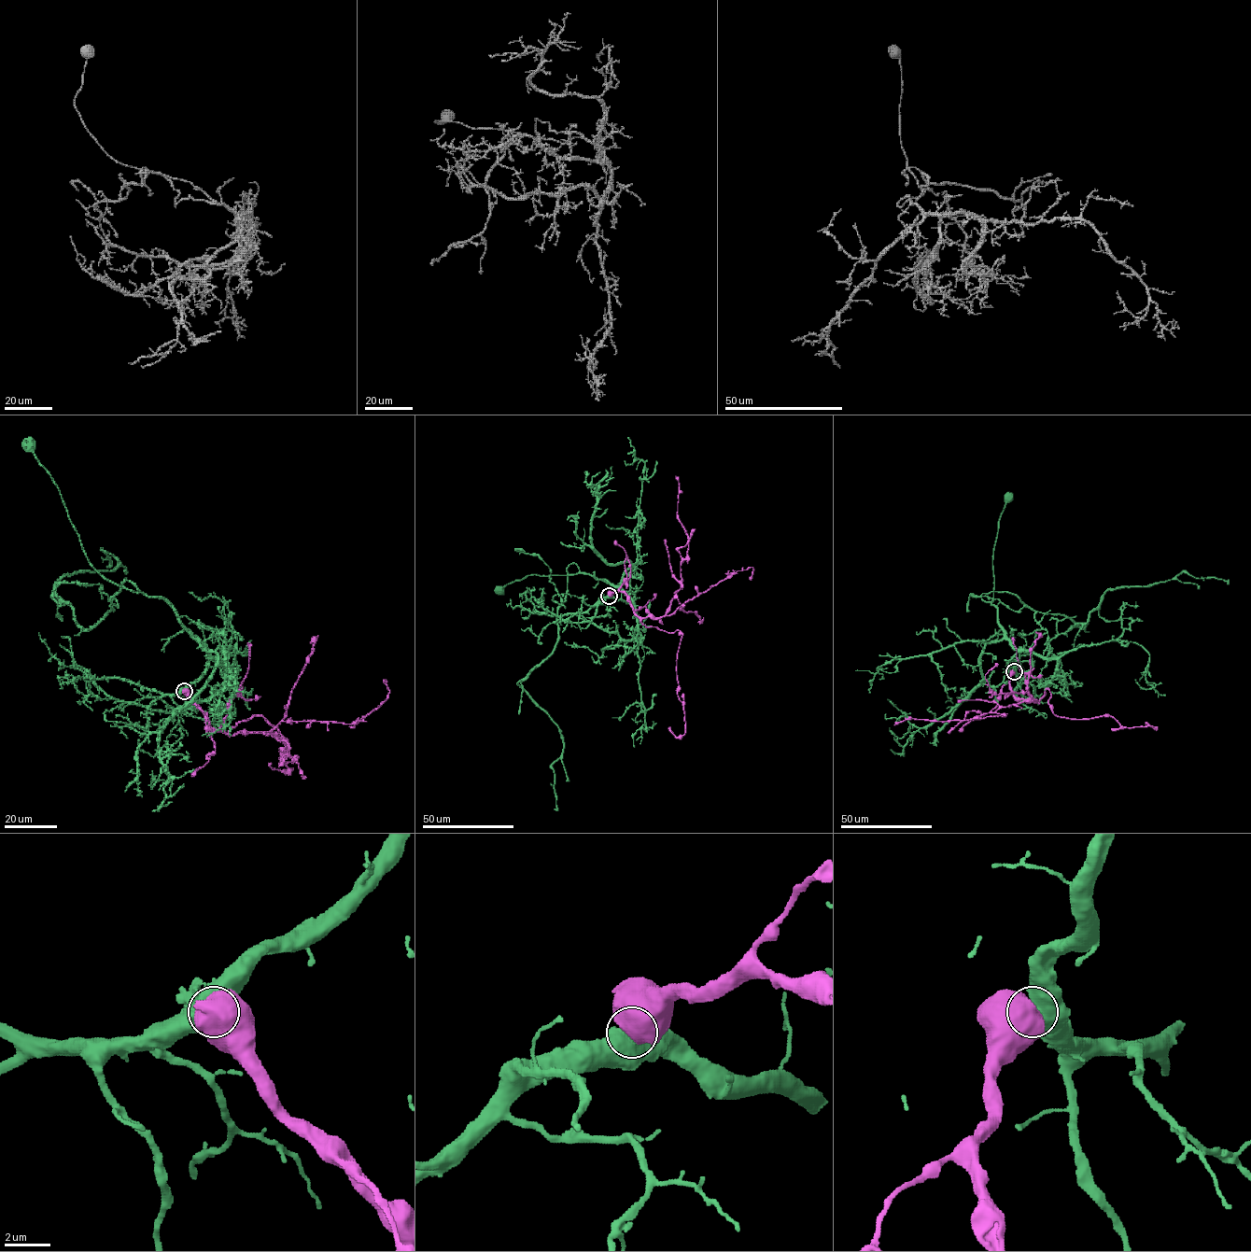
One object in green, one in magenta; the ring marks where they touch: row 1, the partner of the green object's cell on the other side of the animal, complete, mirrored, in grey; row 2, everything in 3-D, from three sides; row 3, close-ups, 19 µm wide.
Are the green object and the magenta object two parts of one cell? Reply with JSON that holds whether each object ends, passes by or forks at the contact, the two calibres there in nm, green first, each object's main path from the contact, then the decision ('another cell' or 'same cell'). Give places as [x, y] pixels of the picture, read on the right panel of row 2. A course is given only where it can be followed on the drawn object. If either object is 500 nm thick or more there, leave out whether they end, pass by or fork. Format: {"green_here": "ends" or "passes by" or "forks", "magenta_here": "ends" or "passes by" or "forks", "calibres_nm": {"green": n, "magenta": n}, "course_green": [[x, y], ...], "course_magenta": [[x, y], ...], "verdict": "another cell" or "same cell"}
{"calibres_nm": {"green": 950, "magenta": 750}, "course_green": [[1014, 671], [1021, 648], [1017, 649], [1006, 637], [998, 624], [998, 610], [991, 603], [998, 523], [1009, 497]], "course_magenta": [[1014, 671], [1017, 698], [1038, 701], [1047, 688], [1060, 717], [1156, 726], [1145, 723]], "verdict": "another cell"}

